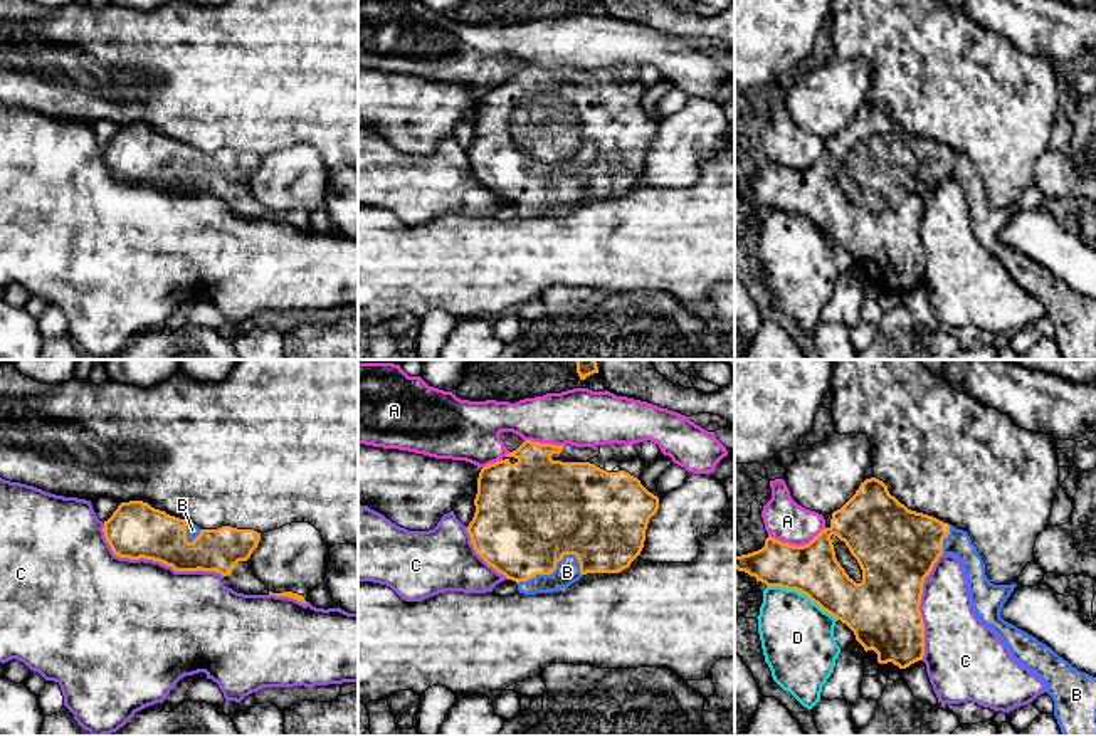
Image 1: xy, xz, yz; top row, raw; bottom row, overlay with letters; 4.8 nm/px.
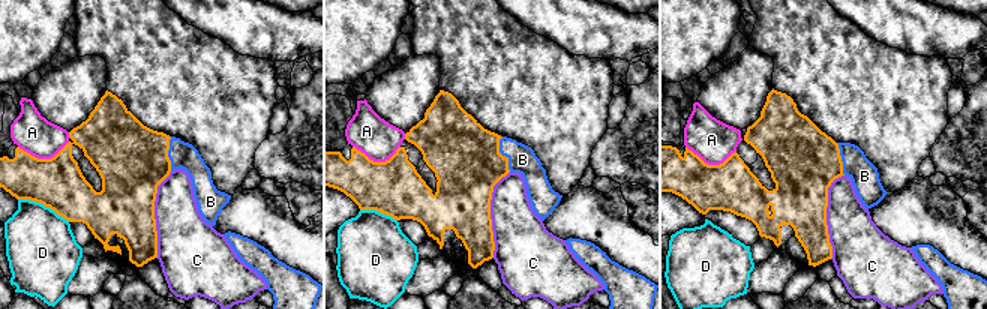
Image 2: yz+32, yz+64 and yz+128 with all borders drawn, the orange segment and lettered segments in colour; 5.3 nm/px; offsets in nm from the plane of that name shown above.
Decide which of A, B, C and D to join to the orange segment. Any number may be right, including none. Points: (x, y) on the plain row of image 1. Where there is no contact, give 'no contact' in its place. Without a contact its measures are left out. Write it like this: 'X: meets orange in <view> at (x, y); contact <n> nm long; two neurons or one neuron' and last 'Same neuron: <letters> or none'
A: meets orange in yz at (797, 170); contact 280 nm long; two neurons
B: meets orange in xz at (550, 197); contact 320 nm long; one neuron
C: meets orange in xy at (153, 184); contact 650 nm long; two neurons
D: meets orange in yz at (802, 215); contact 380 nm long; two neurons
Same neuron: B

